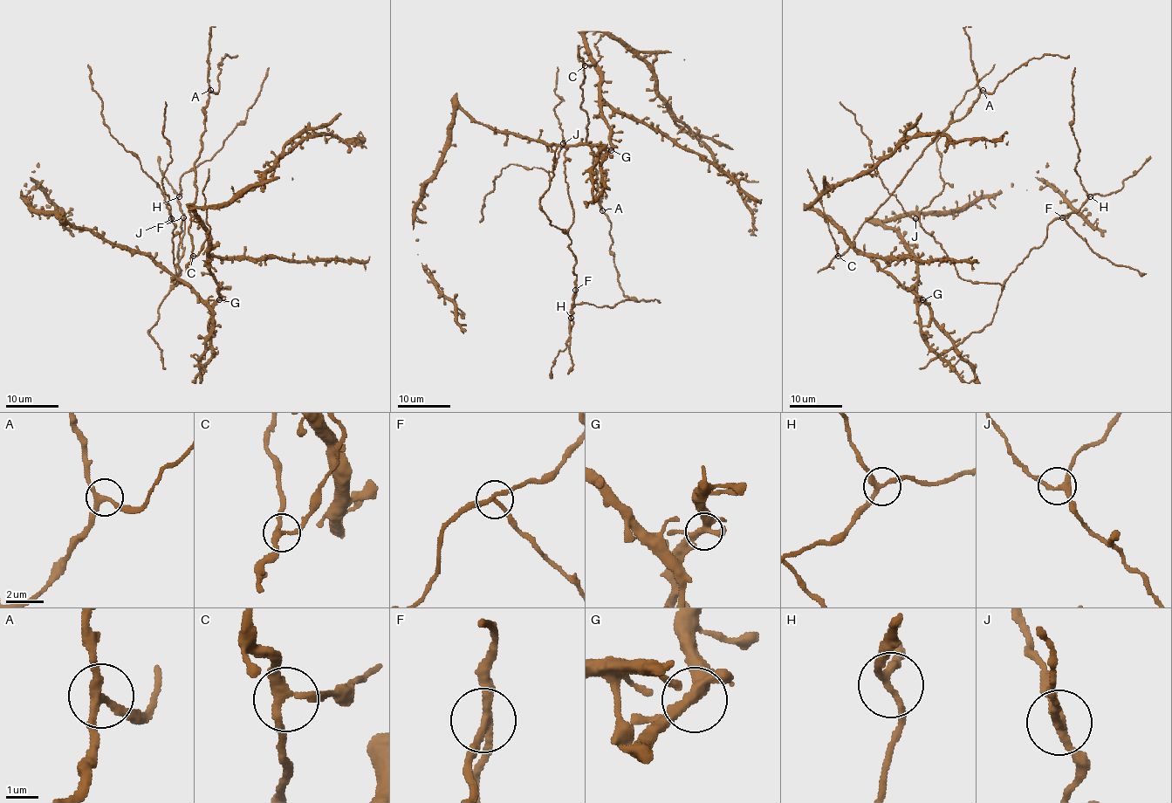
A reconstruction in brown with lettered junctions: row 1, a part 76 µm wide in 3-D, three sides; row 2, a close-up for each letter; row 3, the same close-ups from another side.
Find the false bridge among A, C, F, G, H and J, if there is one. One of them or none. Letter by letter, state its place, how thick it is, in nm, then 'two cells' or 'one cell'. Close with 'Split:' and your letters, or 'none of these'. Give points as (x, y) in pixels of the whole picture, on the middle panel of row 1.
A: at (602, 210); 240 nm thick; one cell
C: at (585, 65); 240 nm thick; one cell
F: at (575, 290); 200 nm thick; two cells
G: at (611, 150); 320 nm thick; one cell
H: at (571, 318); 220 nm thick; one cell
J: at (563, 143); 240 nm thick; one cell
Split: F

